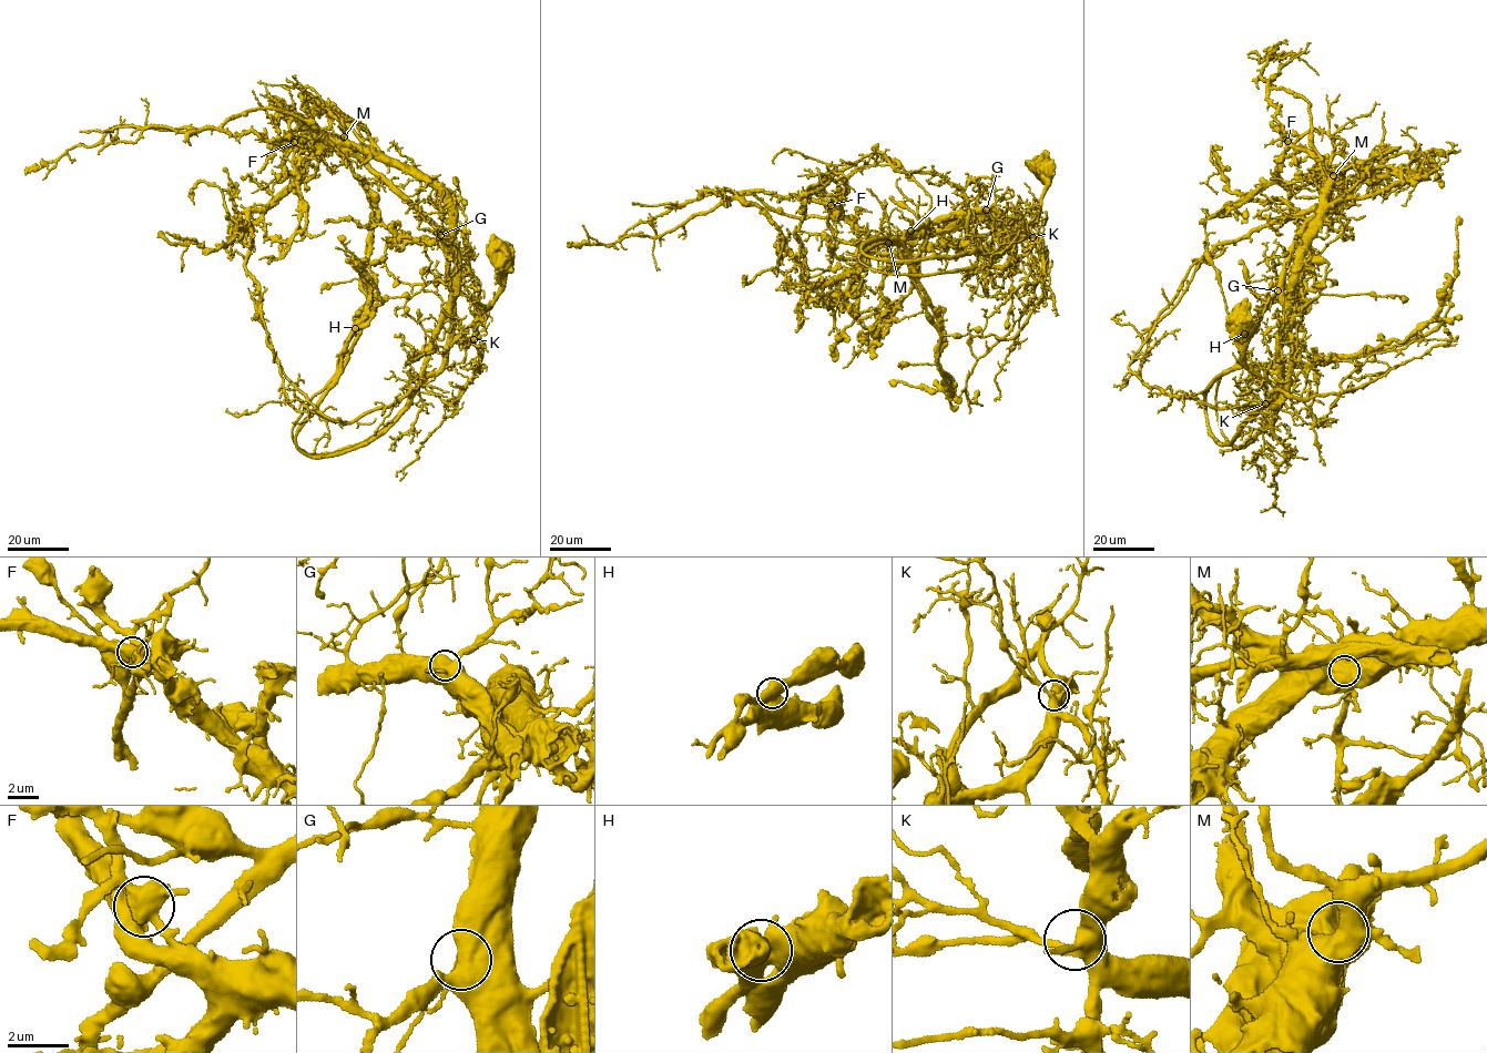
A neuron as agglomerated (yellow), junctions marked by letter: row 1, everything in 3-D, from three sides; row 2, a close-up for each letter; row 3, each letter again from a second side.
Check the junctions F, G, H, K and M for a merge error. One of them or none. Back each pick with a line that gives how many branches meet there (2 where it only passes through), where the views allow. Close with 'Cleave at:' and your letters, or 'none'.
H: 4 branches meet
Cleave at: H

